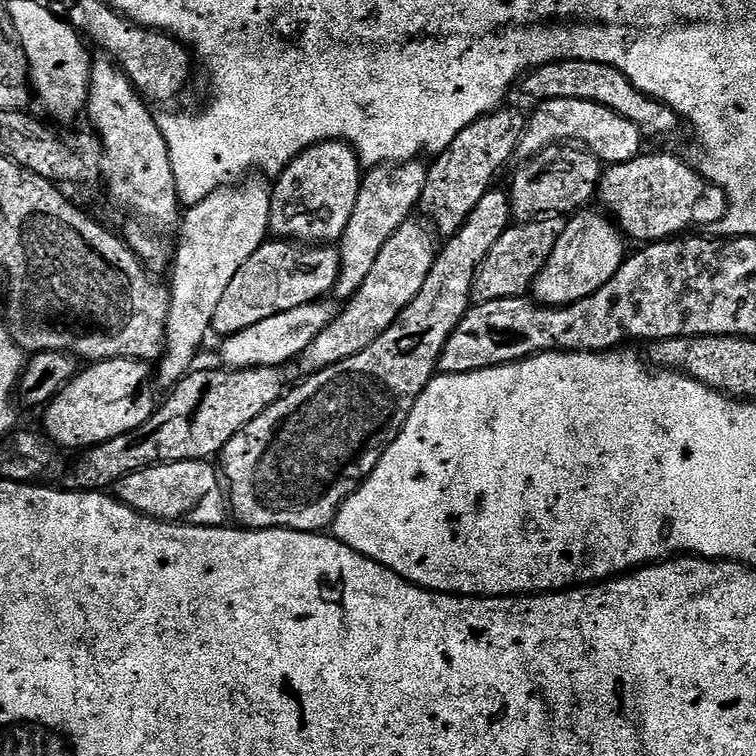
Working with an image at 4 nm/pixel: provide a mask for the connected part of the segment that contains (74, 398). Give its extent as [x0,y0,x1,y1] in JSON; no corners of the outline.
[43,358,158,449]

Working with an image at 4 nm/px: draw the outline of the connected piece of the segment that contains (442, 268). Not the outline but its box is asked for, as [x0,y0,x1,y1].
[218,190,513,533]

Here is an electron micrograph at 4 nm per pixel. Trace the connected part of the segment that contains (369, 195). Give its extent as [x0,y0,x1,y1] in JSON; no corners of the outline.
[334,160,427,301]

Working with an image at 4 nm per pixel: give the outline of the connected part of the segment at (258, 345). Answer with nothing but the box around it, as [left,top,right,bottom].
[219,302,337,368]

